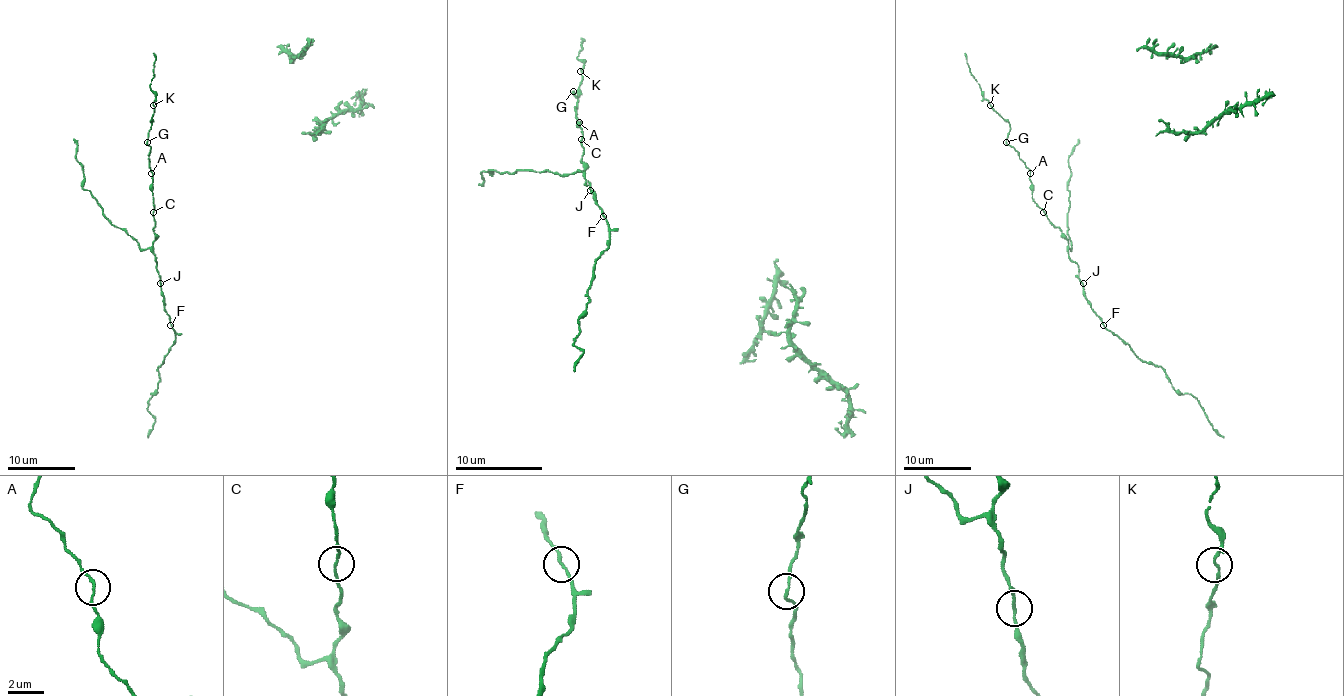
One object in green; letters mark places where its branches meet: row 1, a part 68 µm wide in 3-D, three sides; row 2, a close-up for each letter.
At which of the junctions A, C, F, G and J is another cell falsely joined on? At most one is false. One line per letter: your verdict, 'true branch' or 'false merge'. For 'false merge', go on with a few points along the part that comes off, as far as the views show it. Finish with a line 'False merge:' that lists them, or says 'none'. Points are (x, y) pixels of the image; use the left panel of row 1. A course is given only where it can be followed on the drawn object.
A: true branch
C: true branch
F: true branch
G: true branch
J: true branch
False merge: none

